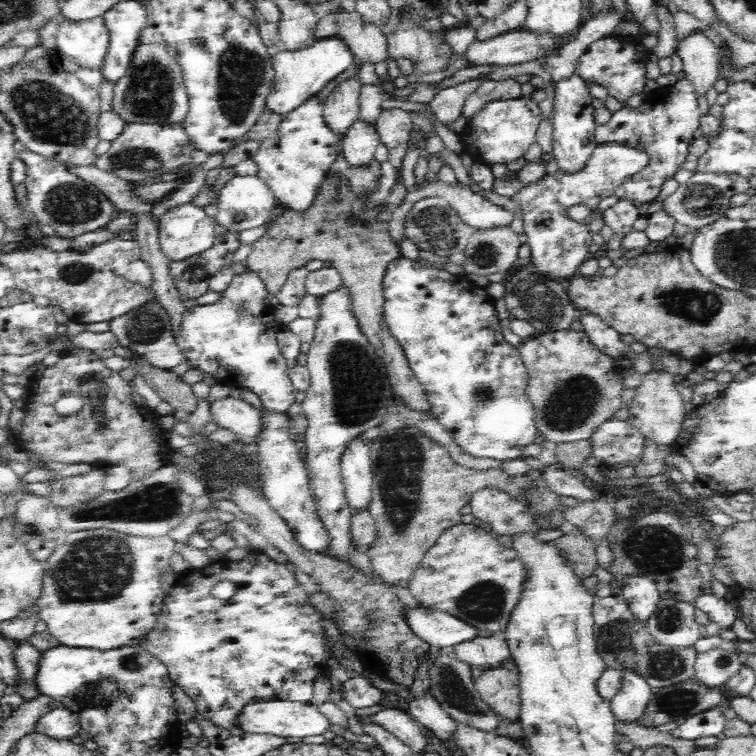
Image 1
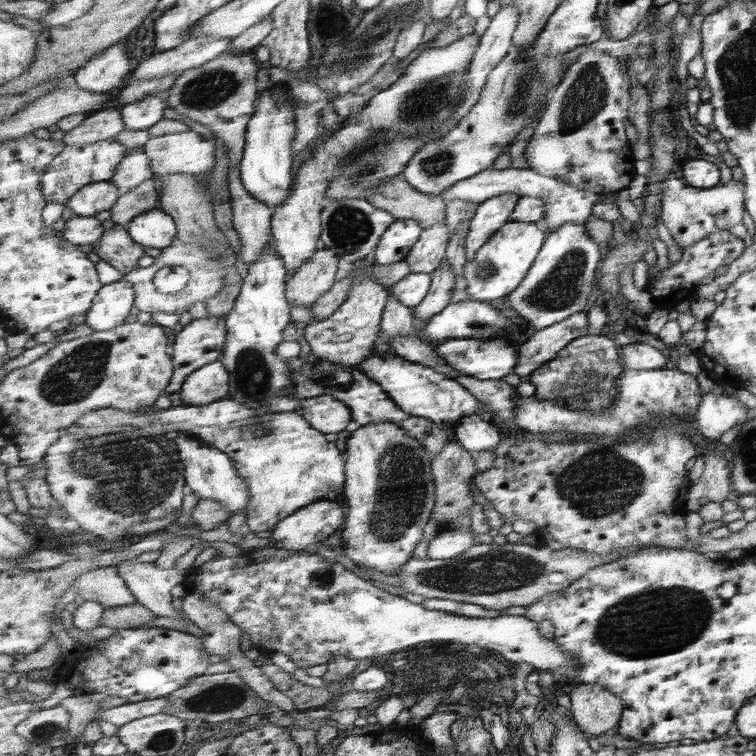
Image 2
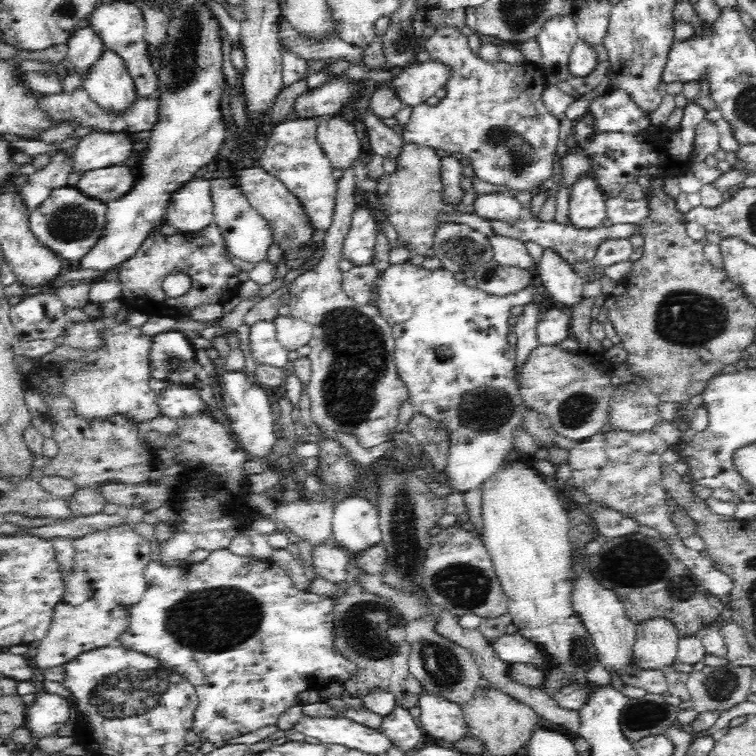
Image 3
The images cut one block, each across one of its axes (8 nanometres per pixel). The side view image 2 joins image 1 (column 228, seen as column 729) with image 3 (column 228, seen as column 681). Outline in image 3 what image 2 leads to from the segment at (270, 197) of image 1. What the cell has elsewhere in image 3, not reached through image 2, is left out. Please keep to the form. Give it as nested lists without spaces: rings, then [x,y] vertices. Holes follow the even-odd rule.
[[[214,175],[209,181],[211,201],[213,202],[213,219],[223,234],[229,253],[244,262],[255,264],[255,266],[268,260],[268,248],[273,241],[272,229],[268,226],[268,222],[252,208],[235,180],[226,178],[226,176]]]

